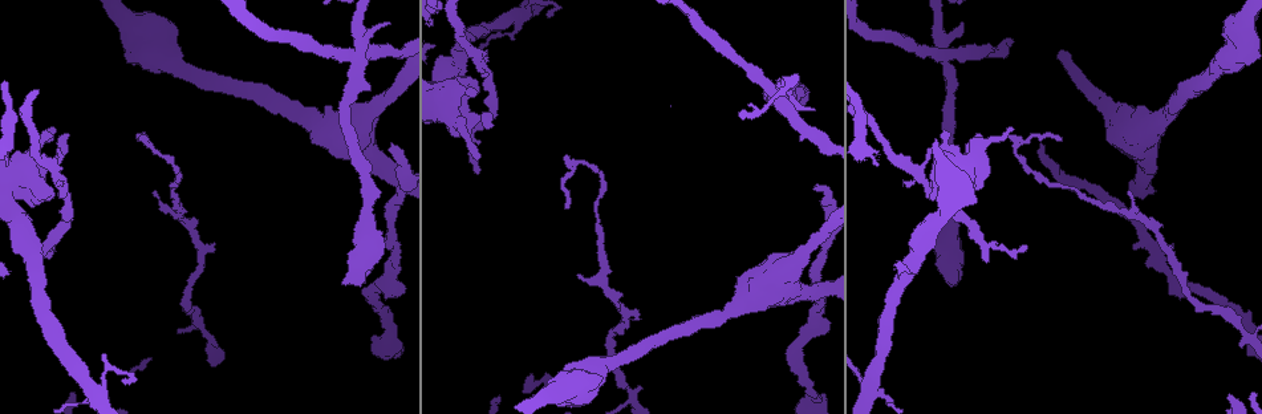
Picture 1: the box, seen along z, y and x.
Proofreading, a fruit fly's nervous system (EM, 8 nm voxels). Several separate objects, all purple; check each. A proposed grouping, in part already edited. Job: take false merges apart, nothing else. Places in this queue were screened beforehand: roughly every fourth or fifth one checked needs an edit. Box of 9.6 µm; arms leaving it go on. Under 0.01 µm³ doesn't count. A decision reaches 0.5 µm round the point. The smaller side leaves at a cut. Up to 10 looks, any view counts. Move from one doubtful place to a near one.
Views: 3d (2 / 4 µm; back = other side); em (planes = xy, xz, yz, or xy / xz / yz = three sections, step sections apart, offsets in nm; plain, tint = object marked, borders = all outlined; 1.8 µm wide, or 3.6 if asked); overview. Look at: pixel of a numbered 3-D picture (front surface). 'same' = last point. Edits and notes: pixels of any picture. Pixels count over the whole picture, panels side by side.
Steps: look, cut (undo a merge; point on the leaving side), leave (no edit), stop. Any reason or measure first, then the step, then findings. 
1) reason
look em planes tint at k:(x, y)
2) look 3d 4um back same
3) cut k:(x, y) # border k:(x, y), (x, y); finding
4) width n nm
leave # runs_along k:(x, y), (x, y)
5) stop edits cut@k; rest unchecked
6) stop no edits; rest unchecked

look em 3.6um planes plain at 1:(17, 170)

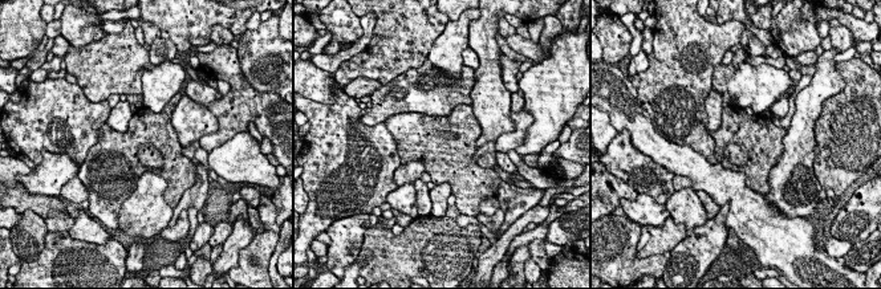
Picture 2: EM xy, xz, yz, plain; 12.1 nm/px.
what lies round it
look em 3.6um planes borders same

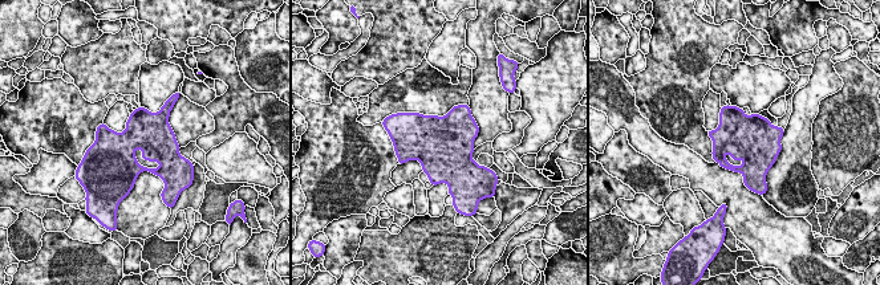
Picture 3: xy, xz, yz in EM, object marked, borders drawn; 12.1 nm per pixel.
width 650 nm
leave # all the same neuron

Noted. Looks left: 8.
abrupt turn
look em yz step 4 borders at 1:(148, 143)

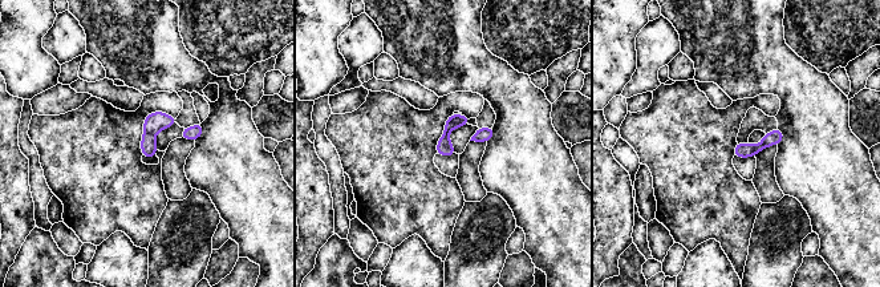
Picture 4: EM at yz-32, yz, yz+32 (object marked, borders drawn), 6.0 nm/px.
look em planes borders same

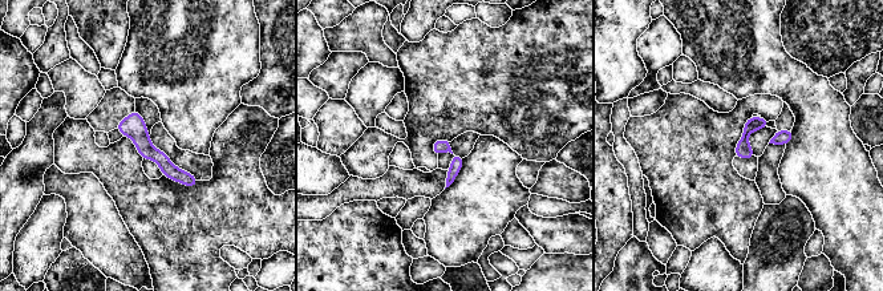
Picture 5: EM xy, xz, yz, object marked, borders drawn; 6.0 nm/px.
leave # runs_along 5:(121, 125), (174, 173), (194, 181); all the same neuron

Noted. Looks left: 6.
four-way junction
look 3d 4um at 1:(451, 10)

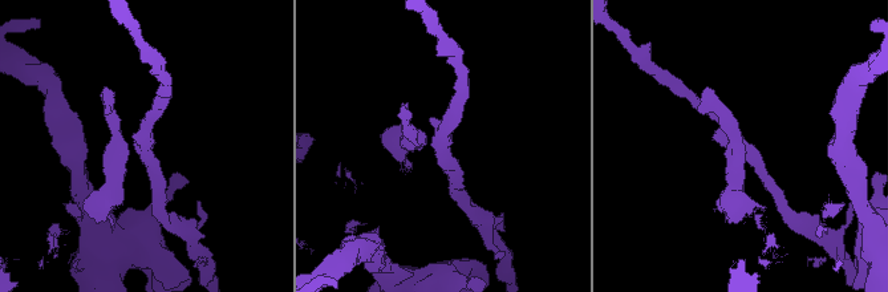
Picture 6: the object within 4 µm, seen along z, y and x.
arms 4; now the EM
look em xz step 4 tint at 6:(144, 152)

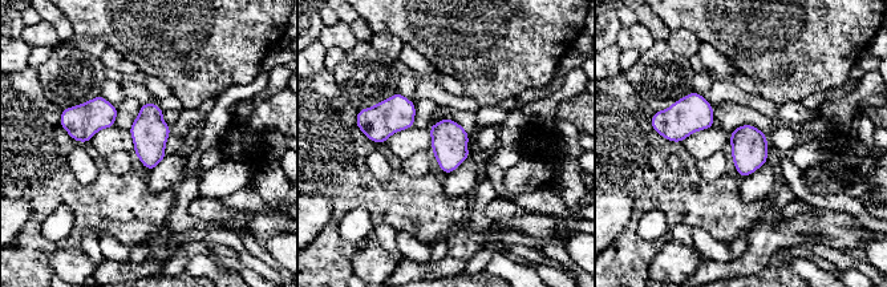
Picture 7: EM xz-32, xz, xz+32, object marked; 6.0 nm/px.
width 220 nm
leave # one neuron here

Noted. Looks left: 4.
arms part here
look em planes tint at 1:(519, 13)

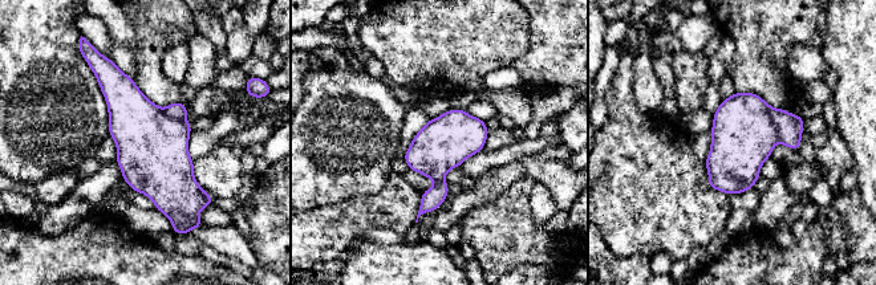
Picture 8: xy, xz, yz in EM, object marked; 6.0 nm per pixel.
cut 8:(790, 127) # a second neuron is stuck on

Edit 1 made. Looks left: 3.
look overview

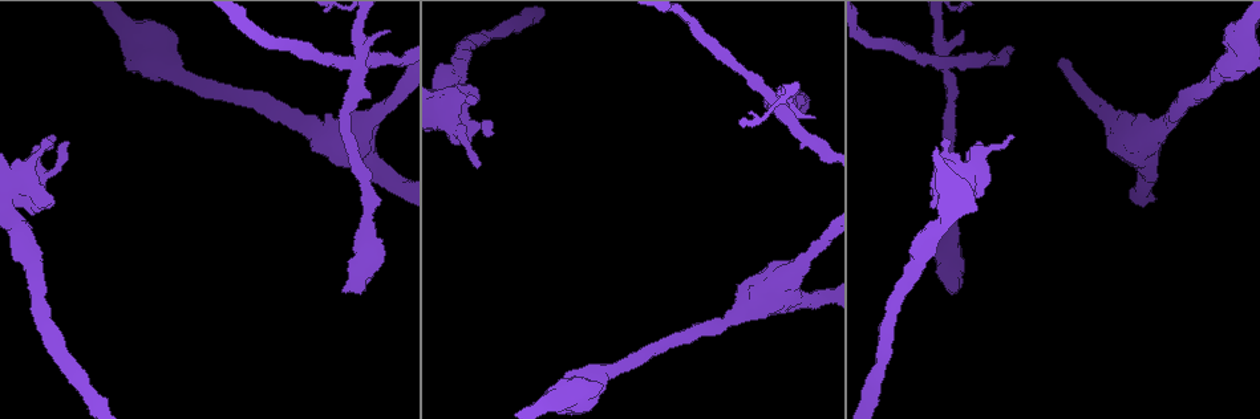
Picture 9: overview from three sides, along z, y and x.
calibre changes
look 3d 4um at 9:(775, 98)

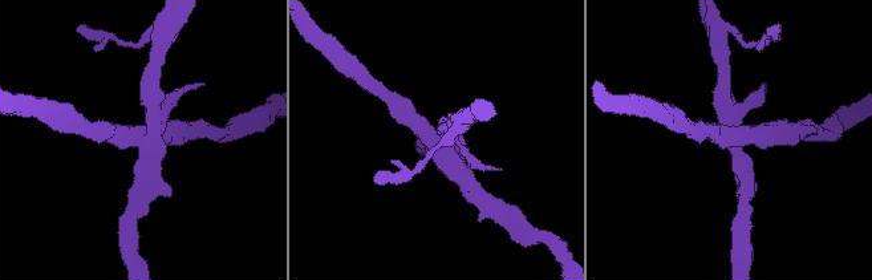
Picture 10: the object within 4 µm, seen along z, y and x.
now the EM
look em xy step 4 borders at 10:(436, 134)

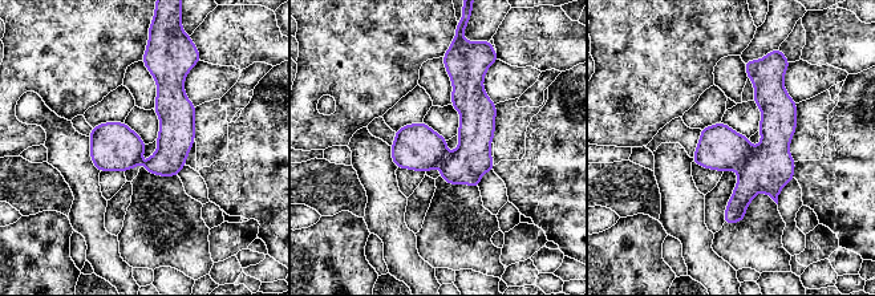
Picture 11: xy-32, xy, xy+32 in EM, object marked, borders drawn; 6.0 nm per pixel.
cut 11:(769, 167) # border 11:(752, 150), (748, 158), (736, 169); two neurons meet here

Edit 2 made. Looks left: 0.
stop edits cut@8, cut@11; rest unchecked

